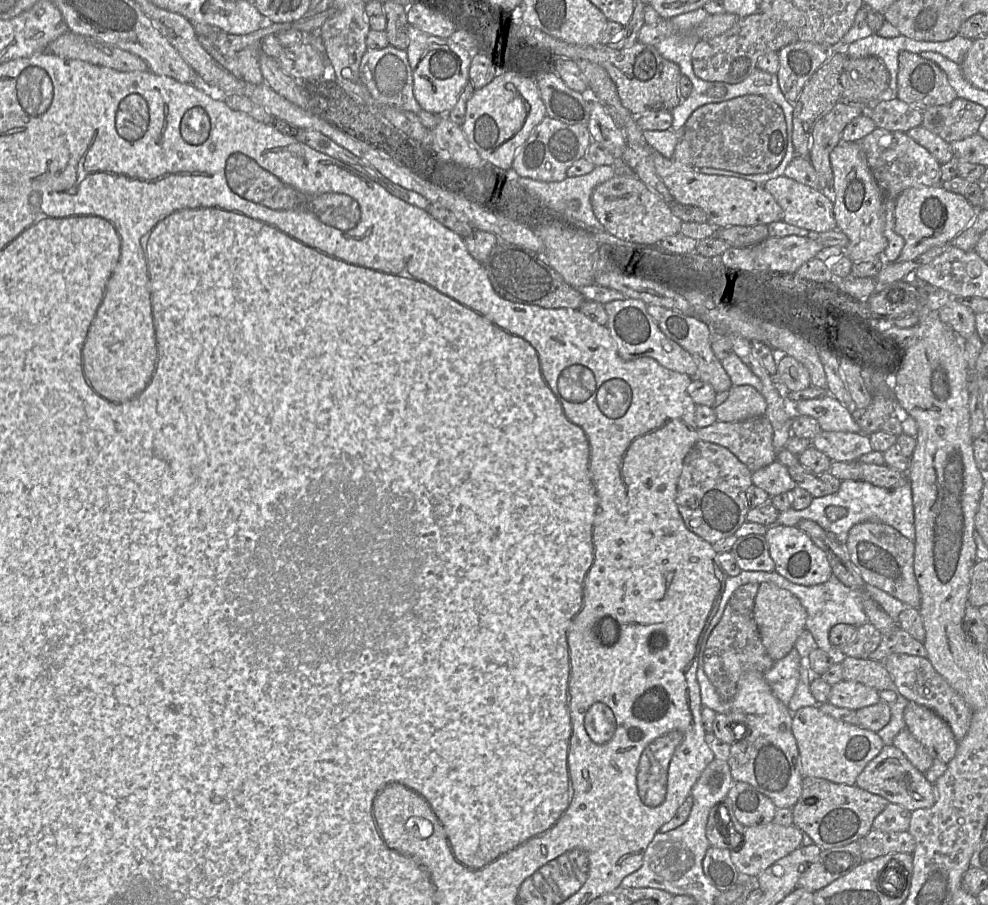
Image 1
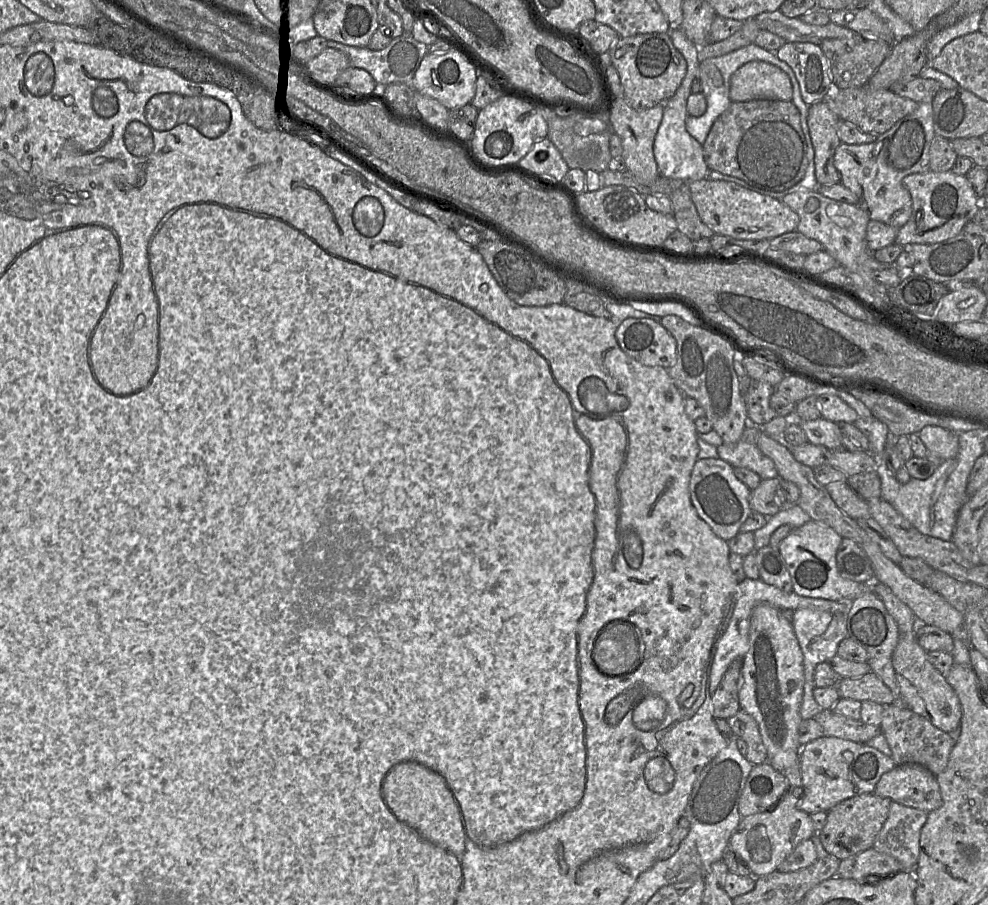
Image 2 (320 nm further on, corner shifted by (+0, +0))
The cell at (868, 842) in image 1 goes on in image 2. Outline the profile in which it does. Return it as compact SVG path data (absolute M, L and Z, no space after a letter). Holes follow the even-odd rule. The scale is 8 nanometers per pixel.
M872 847L840 860L836 876L866 884L864 880L869 875L888 877L898 871L902 871L902 866L895 858Z

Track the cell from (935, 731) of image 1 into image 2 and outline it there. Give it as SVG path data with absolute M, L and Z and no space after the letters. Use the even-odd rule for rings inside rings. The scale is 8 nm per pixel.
M915 632L900 634L892 664L898 682L898 698L904 706L946 733L960 725L962 711L959 699L945 677L929 662L926 651L916 640Z

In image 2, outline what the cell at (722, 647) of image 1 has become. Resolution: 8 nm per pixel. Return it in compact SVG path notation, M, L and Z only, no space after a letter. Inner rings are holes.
M734 661L725 672L711 698L712 715L715 719L728 719L740 711L738 691L742 662Z

